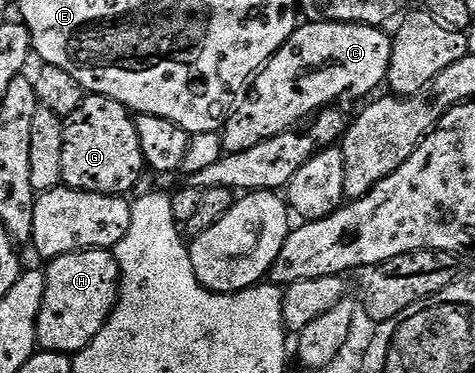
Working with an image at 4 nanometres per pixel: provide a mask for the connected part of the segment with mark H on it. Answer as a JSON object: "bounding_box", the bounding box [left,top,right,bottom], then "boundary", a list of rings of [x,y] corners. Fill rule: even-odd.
{"bounding_box":[37,248,119,354],"boundary":[[[90,248],[84,252],[70,252],[59,256],[46,267],[45,298],[41,302],[41,314],[37,318],[37,344],[45,352],[74,354],[93,342],[119,301],[119,263],[115,261],[114,251]]]}

